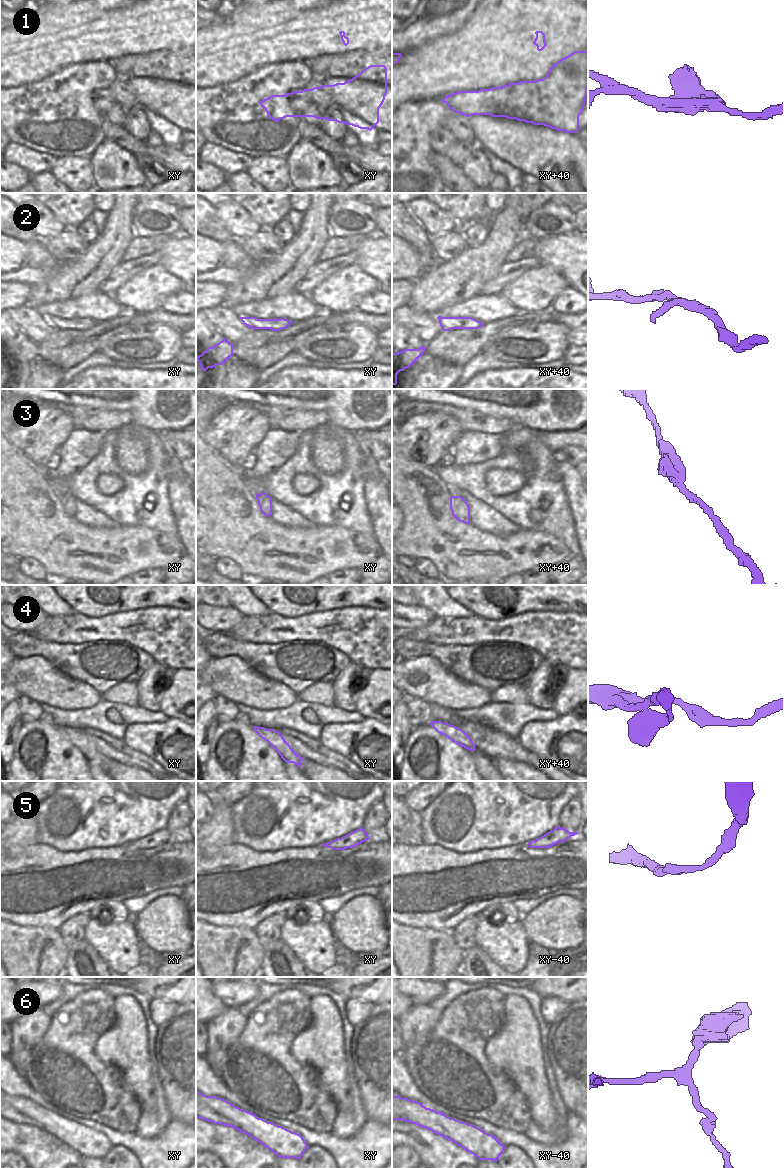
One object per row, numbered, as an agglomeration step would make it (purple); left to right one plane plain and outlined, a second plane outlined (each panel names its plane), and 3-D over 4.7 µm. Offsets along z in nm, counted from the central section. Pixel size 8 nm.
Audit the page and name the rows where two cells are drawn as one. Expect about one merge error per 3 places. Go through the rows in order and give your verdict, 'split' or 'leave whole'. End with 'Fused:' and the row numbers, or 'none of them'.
1: leave whole
2: leave whole
3: leave whole
4: leave whole
5: leave whole
6: leave whole
Fused: none of them

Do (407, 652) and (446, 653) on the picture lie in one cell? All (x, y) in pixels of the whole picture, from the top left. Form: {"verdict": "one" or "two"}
{"verdict": "one"}

